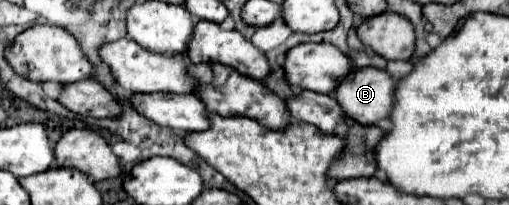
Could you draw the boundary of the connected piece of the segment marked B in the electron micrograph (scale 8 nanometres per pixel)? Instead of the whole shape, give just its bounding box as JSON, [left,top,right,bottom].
[336,67,398,125]

